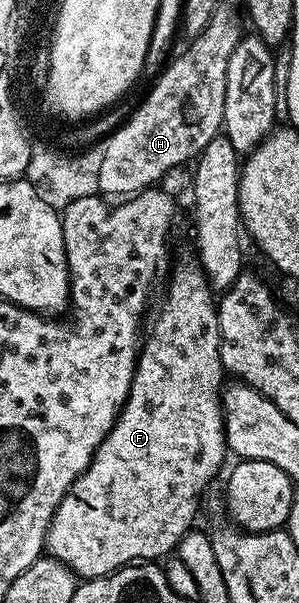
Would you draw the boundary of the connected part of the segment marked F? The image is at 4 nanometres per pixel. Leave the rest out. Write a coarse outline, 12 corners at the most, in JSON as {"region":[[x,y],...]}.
{"region":[[177,263],[125,405],[63,496],[81,580],[194,529],[225,462],[221,333]]}

